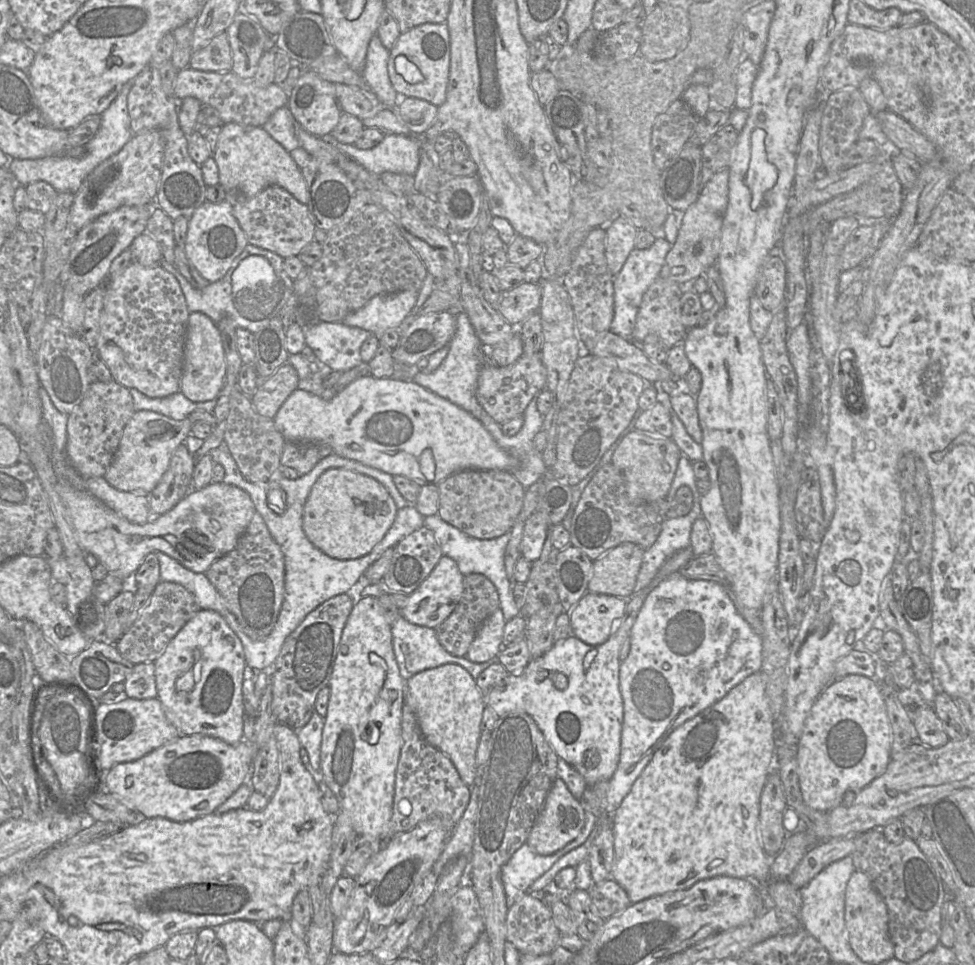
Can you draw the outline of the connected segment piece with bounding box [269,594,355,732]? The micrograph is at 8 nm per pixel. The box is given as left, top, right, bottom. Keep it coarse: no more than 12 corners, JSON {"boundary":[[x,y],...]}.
{"boundary":[[354,604],[311,611],[269,671],[272,712],[297,732],[329,684]]}

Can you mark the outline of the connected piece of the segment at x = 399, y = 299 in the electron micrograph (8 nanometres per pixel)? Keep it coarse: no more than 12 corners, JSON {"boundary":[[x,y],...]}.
{"boundary":[[419,291],[377,295],[342,323],[381,335],[398,328]]}

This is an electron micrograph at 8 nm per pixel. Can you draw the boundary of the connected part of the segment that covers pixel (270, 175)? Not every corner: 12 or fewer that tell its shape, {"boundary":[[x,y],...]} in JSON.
{"boundary":[[222,125],[225,192],[279,186],[308,204],[301,169],[263,127]]}

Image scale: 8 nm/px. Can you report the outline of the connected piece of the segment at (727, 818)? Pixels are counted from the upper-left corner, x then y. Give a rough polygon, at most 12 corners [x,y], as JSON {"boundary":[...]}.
{"boundary":[[762,671],[676,728],[611,816],[631,903],[716,876],[800,917],[758,833]]}

